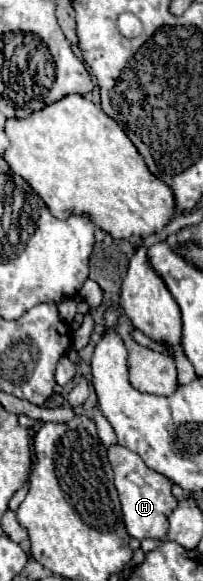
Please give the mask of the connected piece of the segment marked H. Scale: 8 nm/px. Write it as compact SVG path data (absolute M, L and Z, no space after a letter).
M111 445L107 449L107 457L109 457L109 463L115 473L115 487L119 491L123 521L125 521L129 535L139 541L147 539L147 537L165 539L167 529L169 529L167 517L177 507L177 499L171 493L171 481L165 475L149 469L137 453L133 453L121 445Z

